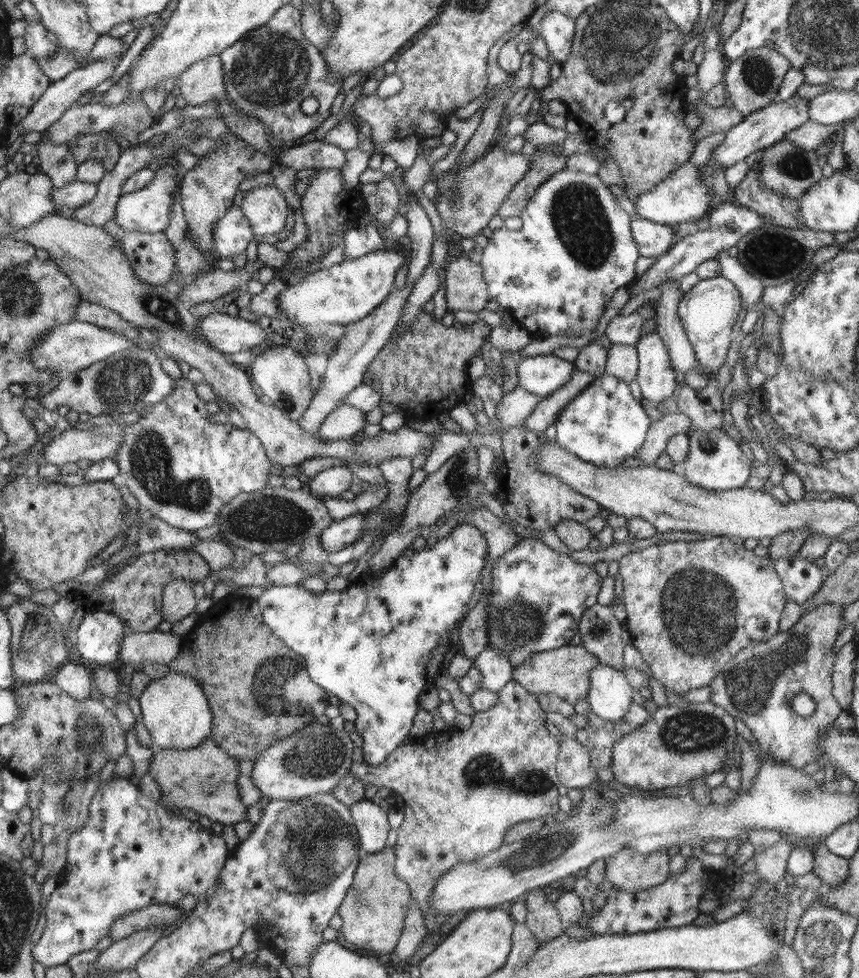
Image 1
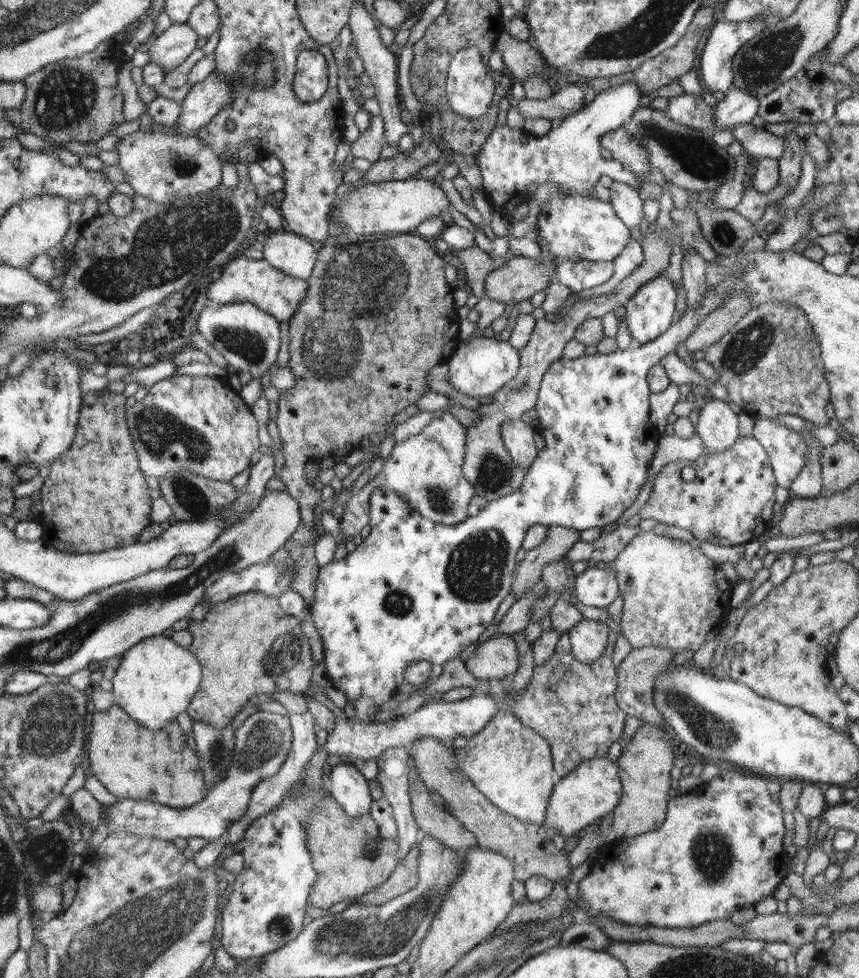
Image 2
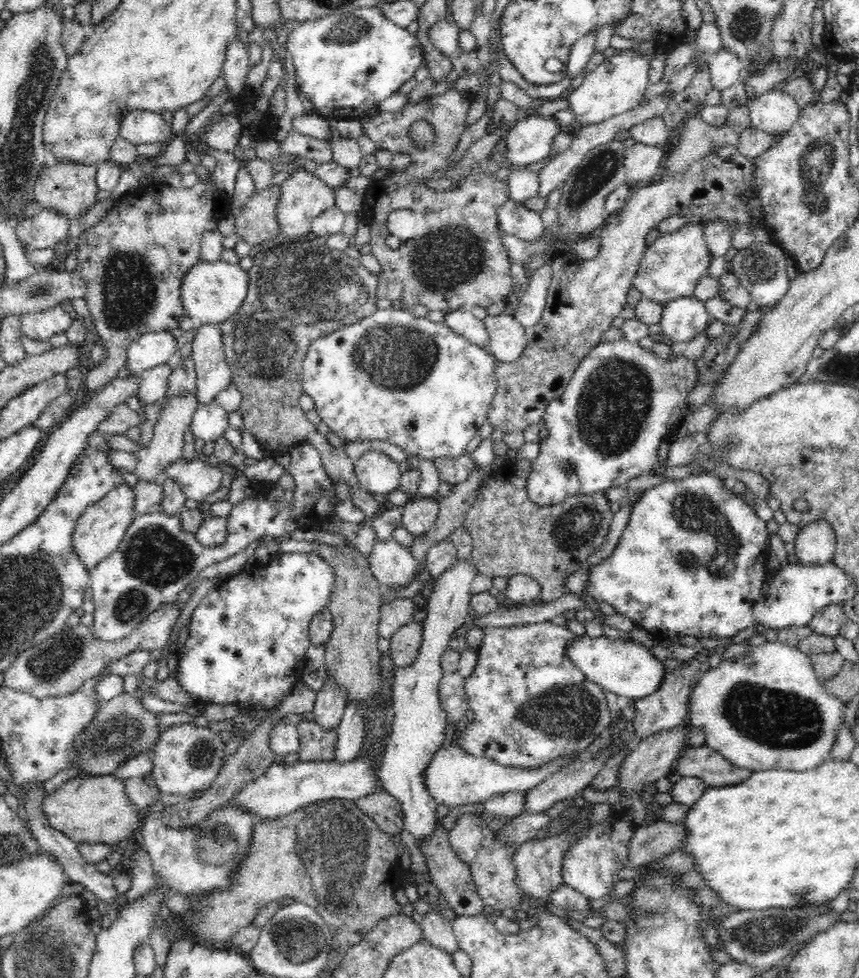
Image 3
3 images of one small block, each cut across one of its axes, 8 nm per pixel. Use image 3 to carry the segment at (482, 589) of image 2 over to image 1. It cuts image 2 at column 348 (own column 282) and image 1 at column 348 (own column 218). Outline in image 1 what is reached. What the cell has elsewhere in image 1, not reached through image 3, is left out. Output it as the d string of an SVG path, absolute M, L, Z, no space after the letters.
M464 521L459 525L455 525L452 529L452 533L446 539L438 539L433 546L425 547L423 550L416 551L414 548L406 549L399 556L396 562L393 562L392 566L389 566L386 570L383 570L377 575L368 574L362 576L357 583L348 586L340 591L324 591L321 593L315 593L314 591L307 590L301 585L294 586L276 586L275 584L267 584L266 591L262 593L256 602L259 604L264 622L270 627L270 630L275 634L277 638L280 638L288 649L292 649L295 653L303 658L306 665L307 673L312 679L312 682L321 686L328 694L332 694L339 698L340 702L349 704L356 710L357 717L354 721L356 733L361 736L363 745L364 761L368 764L378 766L386 757L395 749L398 745L403 744L404 738L408 736L410 729L413 725L414 717L419 711L418 696L426 690L435 686L435 680L439 676L442 670L442 660L444 655L448 652L452 646L450 640L450 632L454 628L454 624L461 622L460 618L465 618L467 614L466 608L470 598L472 598L472 592L474 592L474 586L476 586L476 580L480 576L484 568L484 556L487 554L487 542L483 537L483 534L469 522Z

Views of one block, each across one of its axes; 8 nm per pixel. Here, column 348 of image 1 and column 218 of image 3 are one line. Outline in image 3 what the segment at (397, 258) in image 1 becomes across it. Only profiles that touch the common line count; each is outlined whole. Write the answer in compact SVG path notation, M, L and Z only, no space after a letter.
M218 260L213 263L198 261L184 275L181 284L181 299L185 314L192 319L197 330L206 323L221 323L228 320L242 306L248 290L247 271L239 263Z

